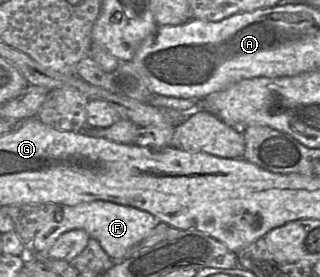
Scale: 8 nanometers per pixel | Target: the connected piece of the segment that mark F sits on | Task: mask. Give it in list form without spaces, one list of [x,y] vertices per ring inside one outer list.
[[[97,200],[74,206],[62,206],[55,219],[37,231],[29,248],[36,255],[45,255],[62,234],[73,229],[83,229],[90,238],[94,238],[100,243],[113,261],[119,261],[130,249],[139,244],[158,223],[159,220],[147,211],[110,201]]]

